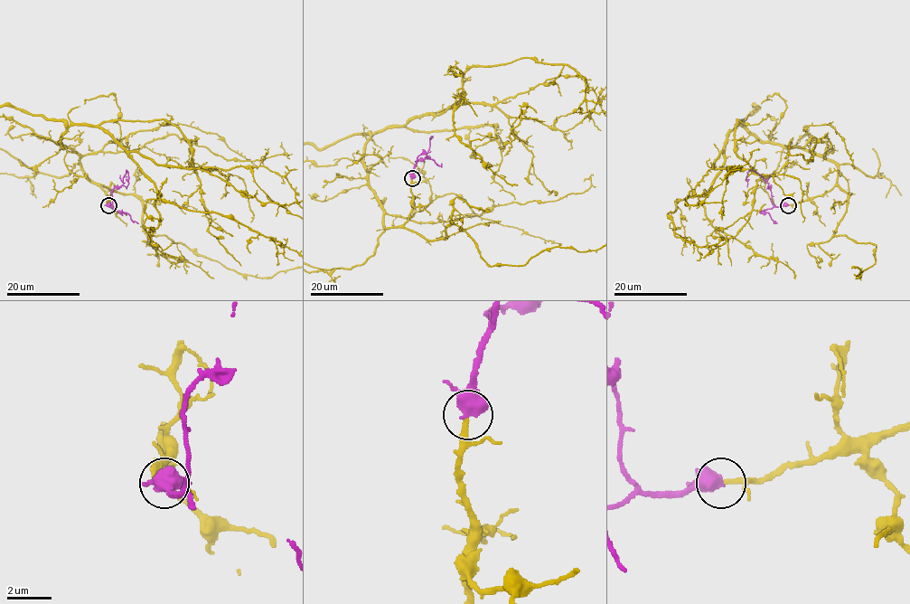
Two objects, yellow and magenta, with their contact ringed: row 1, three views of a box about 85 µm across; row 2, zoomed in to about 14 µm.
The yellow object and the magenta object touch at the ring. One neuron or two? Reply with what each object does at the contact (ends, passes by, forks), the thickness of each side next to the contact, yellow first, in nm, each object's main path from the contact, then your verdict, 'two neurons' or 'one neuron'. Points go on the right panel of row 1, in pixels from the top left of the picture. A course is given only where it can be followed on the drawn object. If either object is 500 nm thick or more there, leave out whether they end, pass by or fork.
yellow ends there; magenta passes by; 240 nm thick on the yellow side, 480 nm on the other; yellow runs (788, 205), (826, 193), (839, 165), (874, 176), (877, 154), (825, 129), (743, 120); magenta runs (788, 205), (775, 206), (772, 202), (770, 186), (753, 170), (746, 174), (746, 187); one neuron

